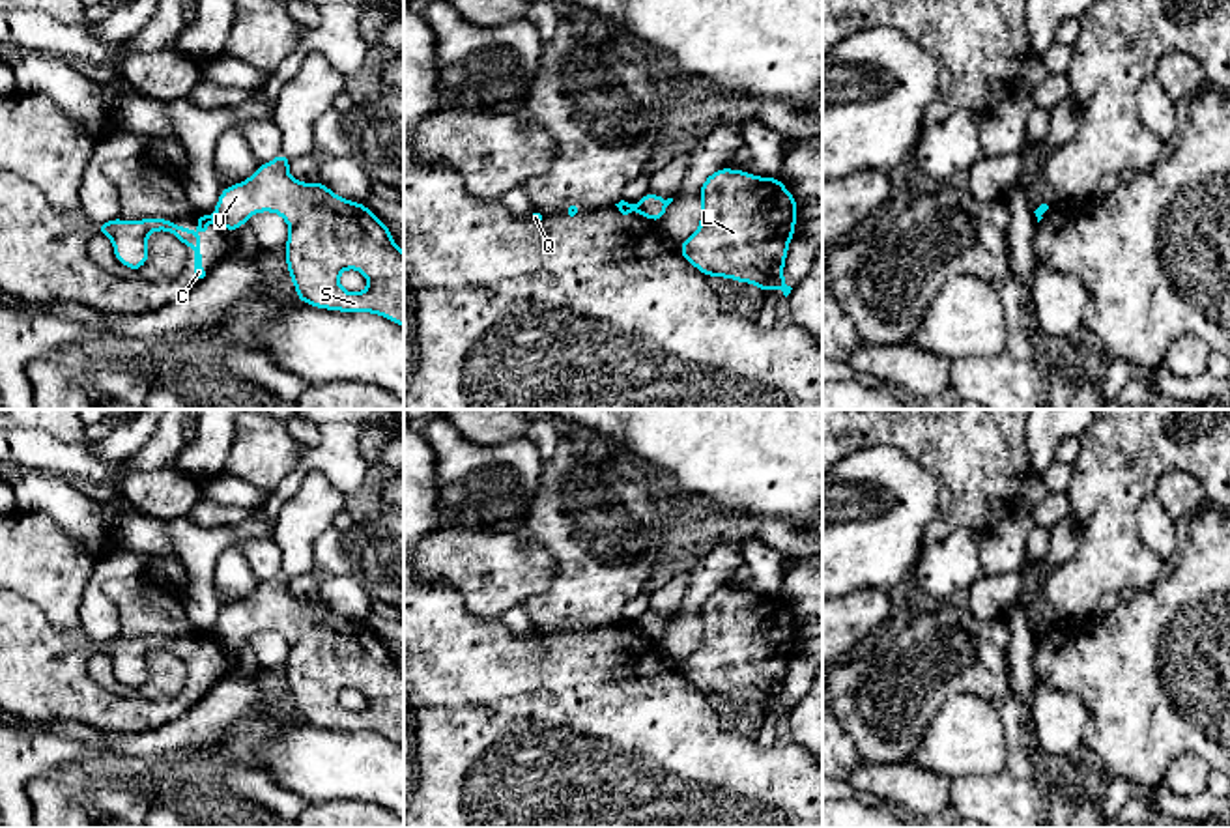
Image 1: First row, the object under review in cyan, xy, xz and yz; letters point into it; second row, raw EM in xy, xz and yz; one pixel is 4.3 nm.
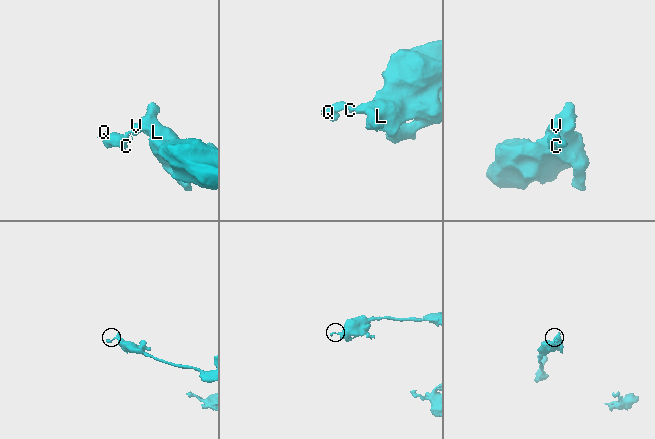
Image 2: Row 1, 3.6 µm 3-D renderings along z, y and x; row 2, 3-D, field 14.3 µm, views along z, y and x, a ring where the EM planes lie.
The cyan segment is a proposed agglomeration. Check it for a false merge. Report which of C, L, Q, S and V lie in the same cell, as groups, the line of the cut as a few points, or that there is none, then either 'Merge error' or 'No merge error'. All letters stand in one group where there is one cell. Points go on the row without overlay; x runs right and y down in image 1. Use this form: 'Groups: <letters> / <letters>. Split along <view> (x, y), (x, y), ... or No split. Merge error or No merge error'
Groups: C Q / L S V. Split along xy (214, 634), (217, 638). Merge error

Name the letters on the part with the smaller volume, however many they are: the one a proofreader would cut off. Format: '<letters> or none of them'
C, Q

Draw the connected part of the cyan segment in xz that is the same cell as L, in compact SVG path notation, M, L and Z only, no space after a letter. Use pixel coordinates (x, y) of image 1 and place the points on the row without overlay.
M720 587L701 604L699 647L680 662L680 675L707 695L723 695L748 701L763 712L779 707L787 716L783 686L789 660L794 656L798 619L787 609L779 596L751 594L744 589Z

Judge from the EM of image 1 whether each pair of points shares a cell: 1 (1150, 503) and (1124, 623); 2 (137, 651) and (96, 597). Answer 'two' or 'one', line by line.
1: two
2: two

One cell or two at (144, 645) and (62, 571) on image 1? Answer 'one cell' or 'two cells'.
two cells

